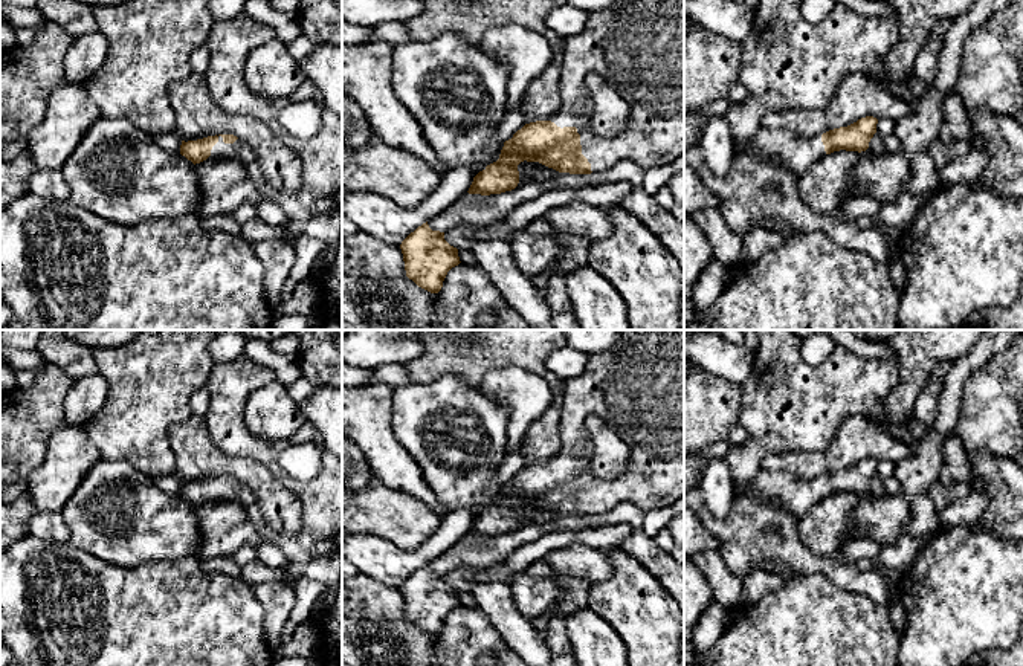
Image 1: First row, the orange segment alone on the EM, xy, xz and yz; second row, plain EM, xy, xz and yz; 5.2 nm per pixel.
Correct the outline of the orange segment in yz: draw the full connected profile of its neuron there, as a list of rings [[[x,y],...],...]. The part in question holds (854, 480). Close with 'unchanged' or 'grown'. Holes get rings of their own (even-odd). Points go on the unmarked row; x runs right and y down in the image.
[[[754,330],[754,333],[759,339],[754,364],[750,376],[741,385],[739,423],[748,432],[748,438],[742,446],[734,446],[724,455],[734,489],[750,490],[771,503],[782,503],[795,521],[834,493],[866,493],[876,475],[878,461],[873,458],[861,460],[847,469],[834,470],[811,481],[766,470],[760,461],[768,454],[826,451],[844,417],[864,415],[887,420],[883,400],[899,382],[898,364],[886,359],[866,359],[837,345],[825,362],[811,365],[803,359],[803,339],[791,330]]] | grown

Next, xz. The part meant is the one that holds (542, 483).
[[[623,330],[615,345],[589,356],[586,370],[563,385],[560,414],[562,448],[550,463],[525,466],[512,481],[504,484],[499,501],[479,513],[469,536],[501,536],[519,525],[518,507],[524,503],[539,504],[559,515],[591,516],[611,512],[631,503],[643,512],[660,510],[684,496],[684,330]],[[591,415],[597,415],[617,432],[629,448],[626,470],[611,480],[599,480],[591,474],[591,435],[585,431]]] | grown

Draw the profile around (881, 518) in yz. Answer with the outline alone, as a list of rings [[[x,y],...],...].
[[[870,490],[858,496],[852,510],[852,525],[840,538],[840,547],[857,538],[861,530],[864,538],[879,545],[895,544],[912,516],[912,503],[904,496],[889,493],[873,495]]]

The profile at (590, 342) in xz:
[[[563,330],[566,347],[594,356],[615,345],[623,330]]]

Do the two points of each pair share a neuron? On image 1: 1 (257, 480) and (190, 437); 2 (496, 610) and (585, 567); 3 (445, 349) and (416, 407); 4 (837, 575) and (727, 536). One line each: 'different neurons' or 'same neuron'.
1: same neuron
2: different neurons
3: different neurons
4: same neuron

